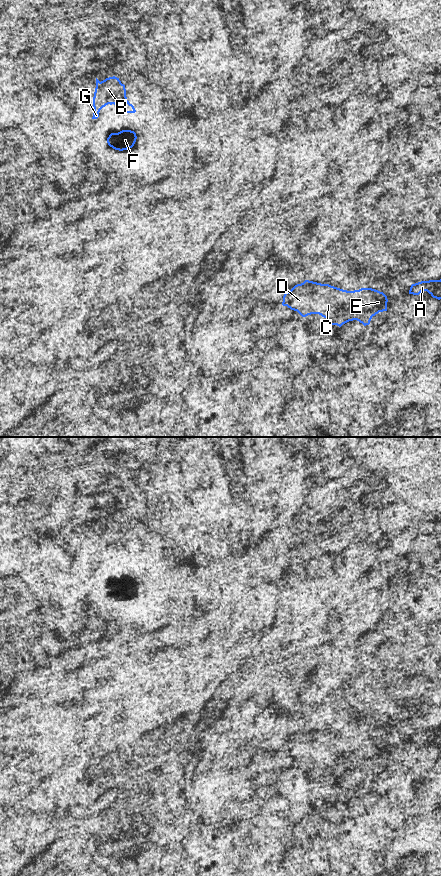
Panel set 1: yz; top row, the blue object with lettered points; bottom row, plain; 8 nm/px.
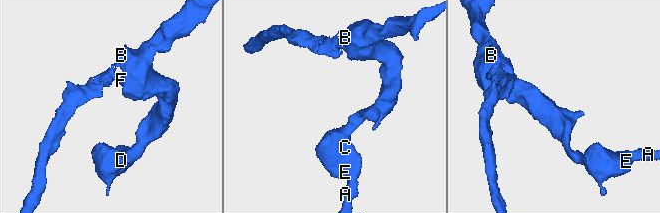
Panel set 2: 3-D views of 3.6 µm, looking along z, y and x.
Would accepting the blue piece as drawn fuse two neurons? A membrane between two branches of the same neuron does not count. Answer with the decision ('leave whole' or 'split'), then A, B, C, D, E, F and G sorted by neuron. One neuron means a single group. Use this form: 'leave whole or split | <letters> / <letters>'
leave whole | A B C D E F G

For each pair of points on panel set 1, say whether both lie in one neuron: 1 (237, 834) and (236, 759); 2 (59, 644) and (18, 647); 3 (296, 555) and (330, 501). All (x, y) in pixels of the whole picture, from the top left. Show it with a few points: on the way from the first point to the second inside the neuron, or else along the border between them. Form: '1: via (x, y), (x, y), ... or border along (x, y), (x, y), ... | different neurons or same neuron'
1: via (240, 815), (239, 778) | same neuron
2: border along (47, 628), (42, 635) | different neurons
3: via (307, 542), (316, 528), (317, 519), (322, 514) | same neuron

